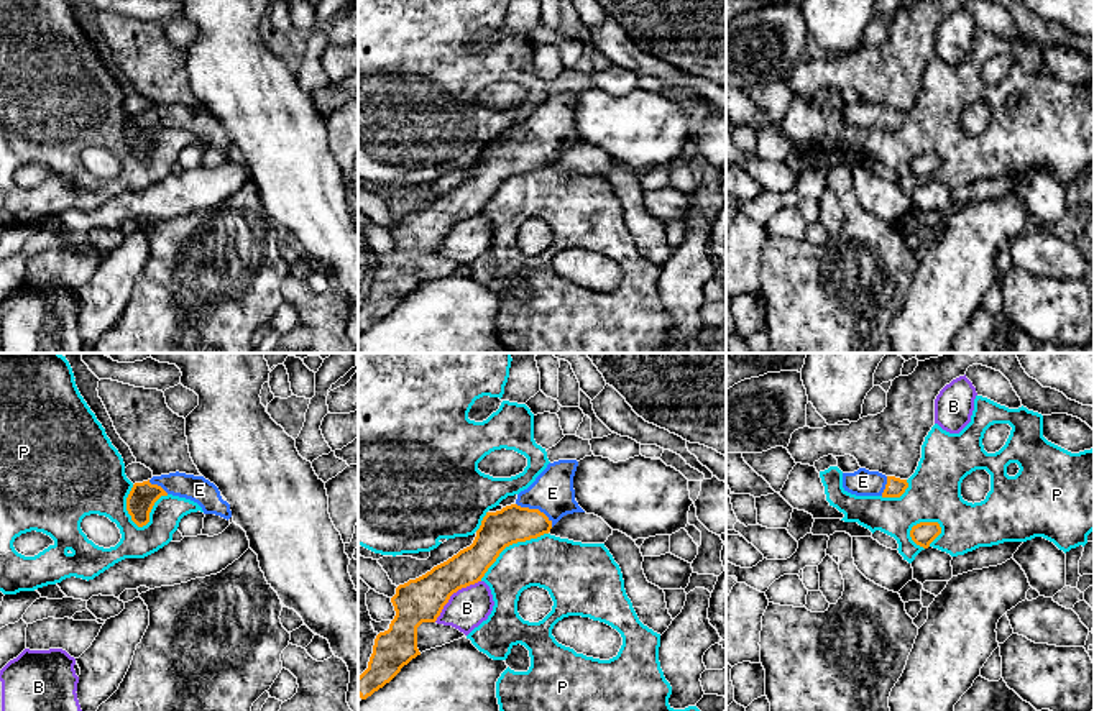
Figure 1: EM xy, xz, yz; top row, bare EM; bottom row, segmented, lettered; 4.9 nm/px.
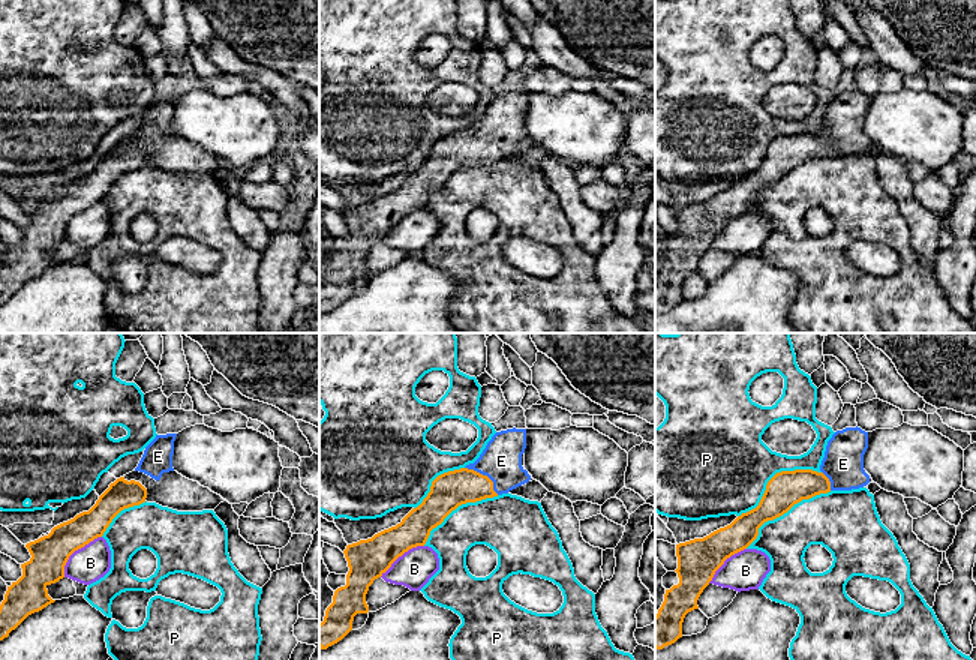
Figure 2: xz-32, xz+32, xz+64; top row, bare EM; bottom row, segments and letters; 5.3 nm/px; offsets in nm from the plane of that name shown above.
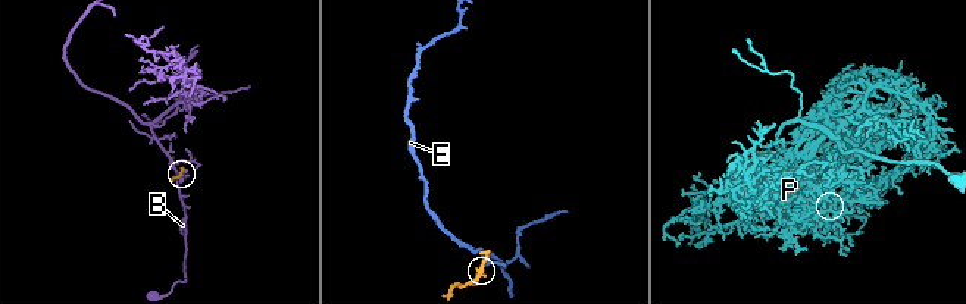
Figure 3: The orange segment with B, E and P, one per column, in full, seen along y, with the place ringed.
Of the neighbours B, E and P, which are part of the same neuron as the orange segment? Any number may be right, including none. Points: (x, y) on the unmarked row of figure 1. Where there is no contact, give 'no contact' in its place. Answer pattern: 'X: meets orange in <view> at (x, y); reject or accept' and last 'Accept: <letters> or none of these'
B: meets orange in xz at (452, 225); reject
E: meets orange in xz at (536, 142); accept
P: meets orange in xy at (148, 151); reject
Accept: E

